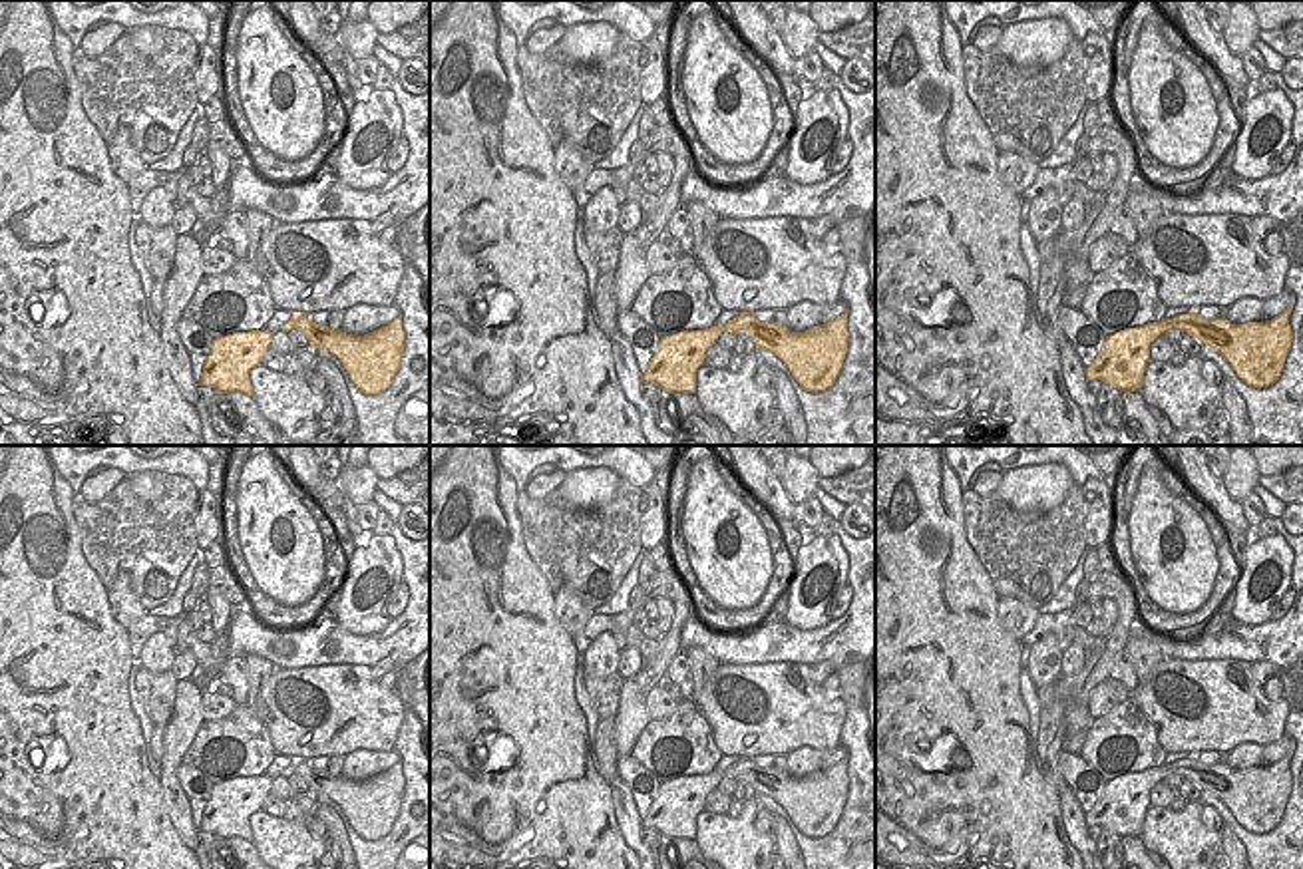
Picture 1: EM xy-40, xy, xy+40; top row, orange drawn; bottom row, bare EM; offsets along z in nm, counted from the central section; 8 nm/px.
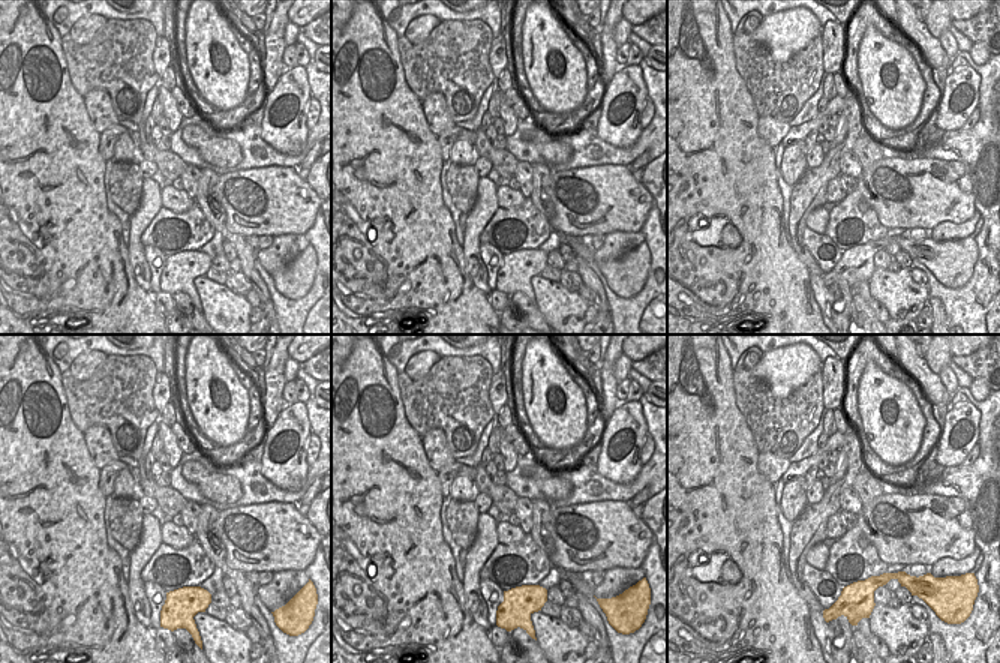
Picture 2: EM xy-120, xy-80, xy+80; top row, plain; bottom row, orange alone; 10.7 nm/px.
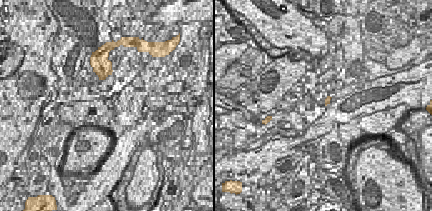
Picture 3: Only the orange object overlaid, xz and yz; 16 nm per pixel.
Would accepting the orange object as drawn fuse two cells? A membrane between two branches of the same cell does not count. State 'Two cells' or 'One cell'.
One cell.

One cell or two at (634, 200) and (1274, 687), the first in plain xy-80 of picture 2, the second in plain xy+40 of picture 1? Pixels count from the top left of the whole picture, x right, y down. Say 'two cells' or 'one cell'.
two cells

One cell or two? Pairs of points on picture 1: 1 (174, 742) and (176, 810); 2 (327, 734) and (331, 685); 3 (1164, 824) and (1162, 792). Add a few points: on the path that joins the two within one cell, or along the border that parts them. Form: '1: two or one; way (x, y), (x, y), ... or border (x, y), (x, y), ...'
1: one; way (172, 758), (168, 768), (168, 788), (172, 794)
2: one; way (327, 722), (333, 712), (331, 696)
3: two; border (1150, 804), (1168, 808)

